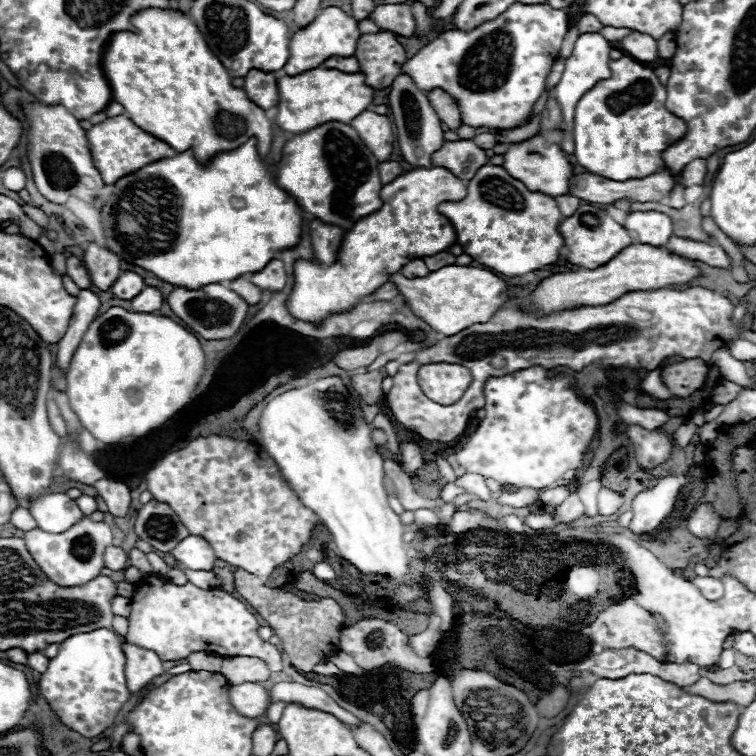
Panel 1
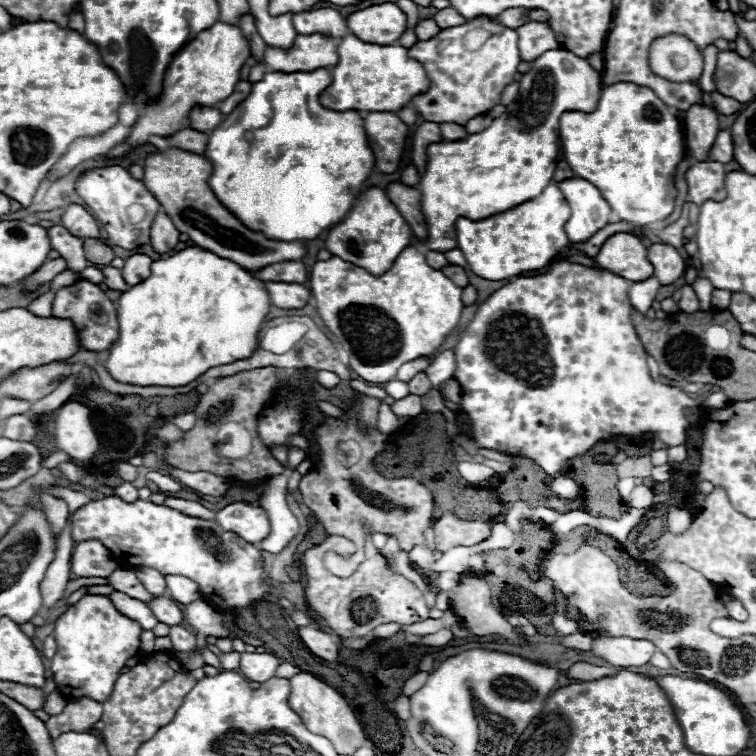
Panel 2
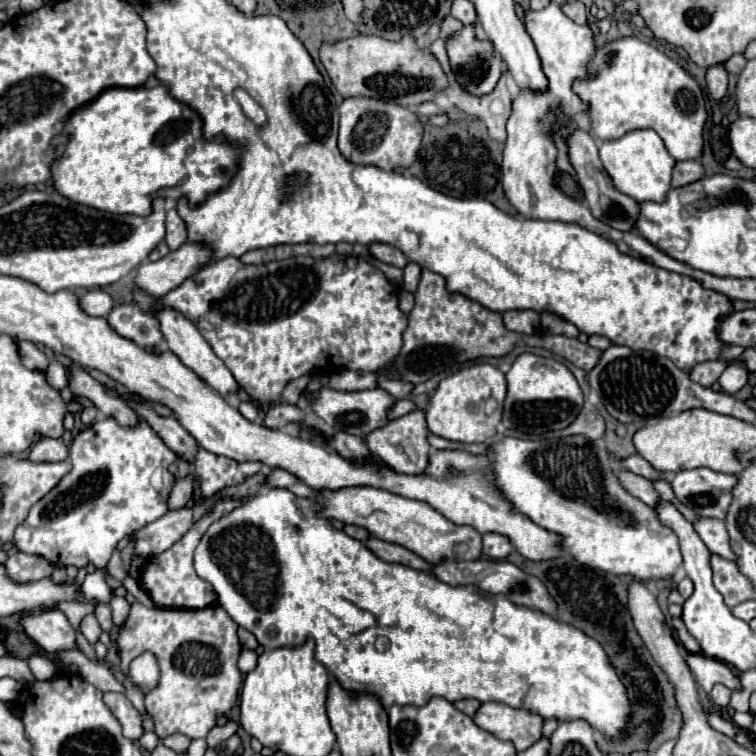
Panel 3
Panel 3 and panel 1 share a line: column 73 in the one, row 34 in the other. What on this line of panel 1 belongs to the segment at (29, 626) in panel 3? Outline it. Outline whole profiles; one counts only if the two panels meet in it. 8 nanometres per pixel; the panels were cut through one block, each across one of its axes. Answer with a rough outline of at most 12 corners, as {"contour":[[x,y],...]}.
{"contour":[[630,32],[616,46],[640,62],[658,60],[658,42]]}

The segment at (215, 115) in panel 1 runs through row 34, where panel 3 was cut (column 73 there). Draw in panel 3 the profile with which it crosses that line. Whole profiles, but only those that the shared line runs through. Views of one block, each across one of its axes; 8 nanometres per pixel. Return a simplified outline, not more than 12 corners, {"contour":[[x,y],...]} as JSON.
{"contour":[[156,88],[104,90],[54,140],[56,192],[198,206],[240,150]]}

